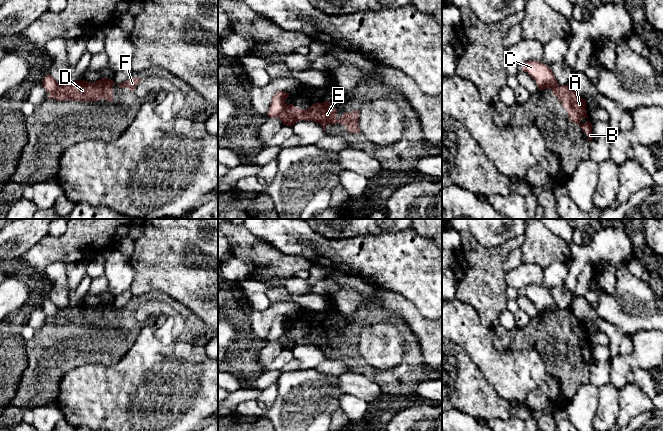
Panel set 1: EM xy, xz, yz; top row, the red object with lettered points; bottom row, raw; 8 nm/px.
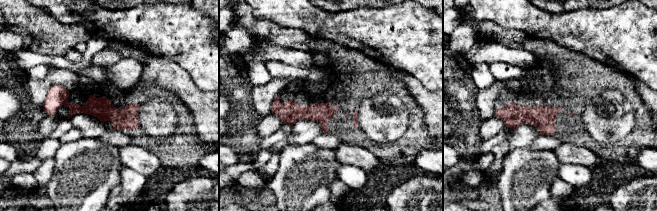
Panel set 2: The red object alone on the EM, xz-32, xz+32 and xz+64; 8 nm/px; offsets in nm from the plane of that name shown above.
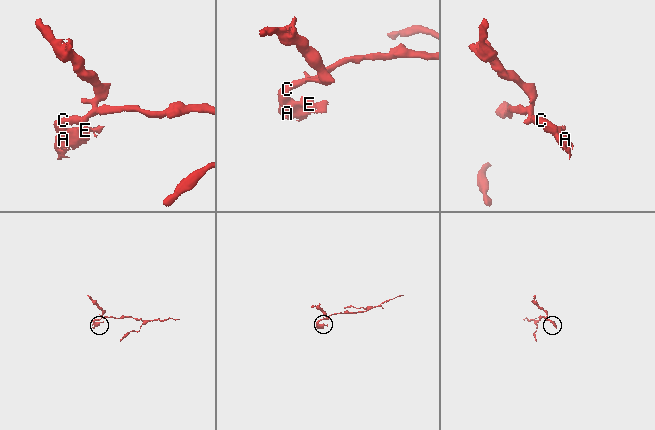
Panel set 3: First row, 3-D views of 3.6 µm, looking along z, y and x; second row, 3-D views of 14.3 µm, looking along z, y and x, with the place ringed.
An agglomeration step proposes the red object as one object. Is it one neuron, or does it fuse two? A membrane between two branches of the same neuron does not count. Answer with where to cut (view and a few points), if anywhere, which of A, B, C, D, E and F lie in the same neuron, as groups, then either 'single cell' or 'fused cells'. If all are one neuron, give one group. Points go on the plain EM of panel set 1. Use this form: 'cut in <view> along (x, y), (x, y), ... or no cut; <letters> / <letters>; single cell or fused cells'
cut in xz along (287, 329), (277, 341); A B D E F / C; fused cells

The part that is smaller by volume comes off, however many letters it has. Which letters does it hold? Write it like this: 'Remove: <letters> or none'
Remove: A, B, D, E, F

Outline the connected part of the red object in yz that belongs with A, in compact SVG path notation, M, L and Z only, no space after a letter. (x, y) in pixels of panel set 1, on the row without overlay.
M560 309L553 314L552 318L554 318L562 327L564 333L568 336L569 343L576 349L579 349L582 352L582 355L588 359L588 365L590 366L594 361L591 346L587 345L584 348L580 347L583 342L588 343L586 324L578 320L574 313L569 309Z

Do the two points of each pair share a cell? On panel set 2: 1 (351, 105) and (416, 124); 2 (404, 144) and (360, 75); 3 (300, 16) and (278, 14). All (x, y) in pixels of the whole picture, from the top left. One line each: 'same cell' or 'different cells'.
1: same cell
2: same cell
3: same cell

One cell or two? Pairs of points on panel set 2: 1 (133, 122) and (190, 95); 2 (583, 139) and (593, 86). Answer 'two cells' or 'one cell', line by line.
1: two cells
2: one cell

